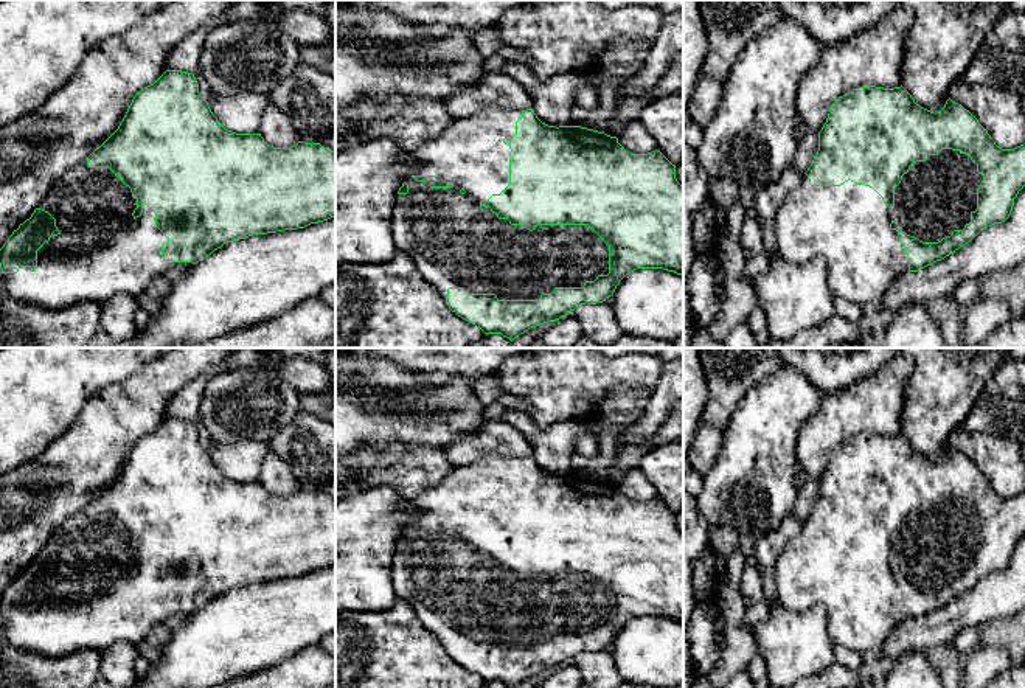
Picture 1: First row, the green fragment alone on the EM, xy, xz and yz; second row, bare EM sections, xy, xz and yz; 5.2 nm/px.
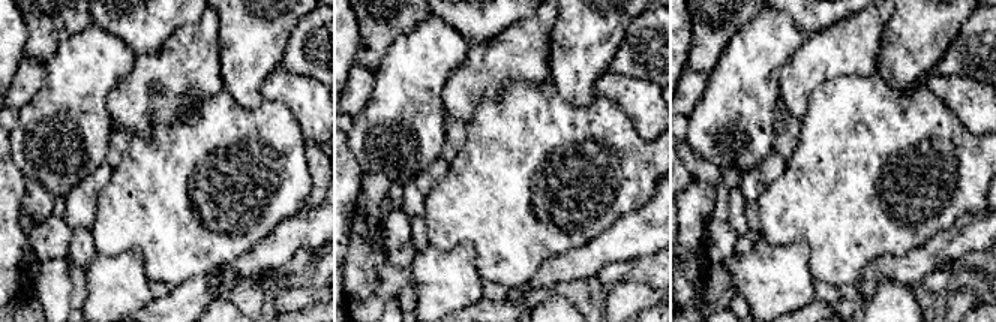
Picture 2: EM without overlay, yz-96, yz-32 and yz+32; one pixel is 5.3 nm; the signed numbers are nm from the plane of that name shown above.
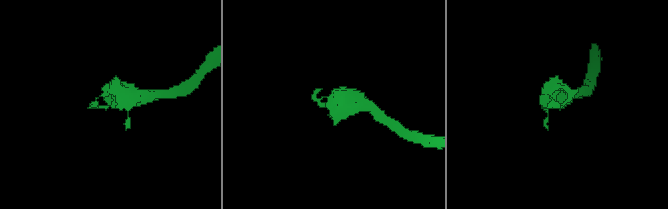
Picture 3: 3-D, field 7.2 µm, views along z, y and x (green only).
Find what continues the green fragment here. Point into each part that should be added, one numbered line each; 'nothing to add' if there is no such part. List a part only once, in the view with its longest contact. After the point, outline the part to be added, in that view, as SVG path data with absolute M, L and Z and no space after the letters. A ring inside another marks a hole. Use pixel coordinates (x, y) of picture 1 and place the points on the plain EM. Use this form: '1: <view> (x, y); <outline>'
1: xz (454, 590); M488 453L455 467L440 483L405 500L404 506L421 516L405 526L408 540L394 547L393 589L444 648L449 635L495 641L499 648L539 648L554 635L582 635L585 629L609 621L609 593L589 573L537 573L530 579L480 553L509 533L509 506L514 500L503 488L516 483L520 464L522 458ZM415 523L440 523L453 534L430 536Z

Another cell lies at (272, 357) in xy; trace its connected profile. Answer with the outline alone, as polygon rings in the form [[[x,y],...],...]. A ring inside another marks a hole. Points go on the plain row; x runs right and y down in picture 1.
[[[266,348],[259,365],[278,367],[284,360],[304,359],[325,365],[331,348]]]

